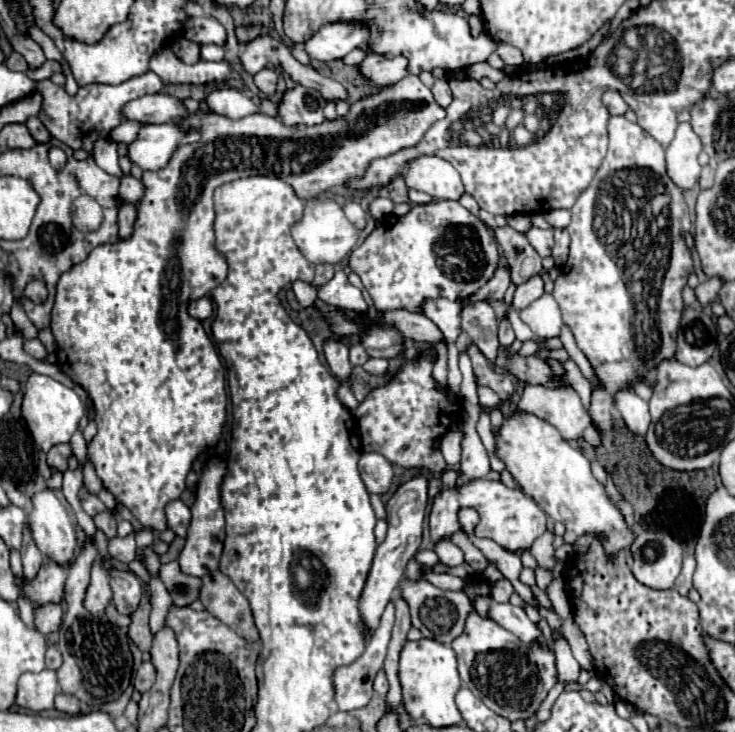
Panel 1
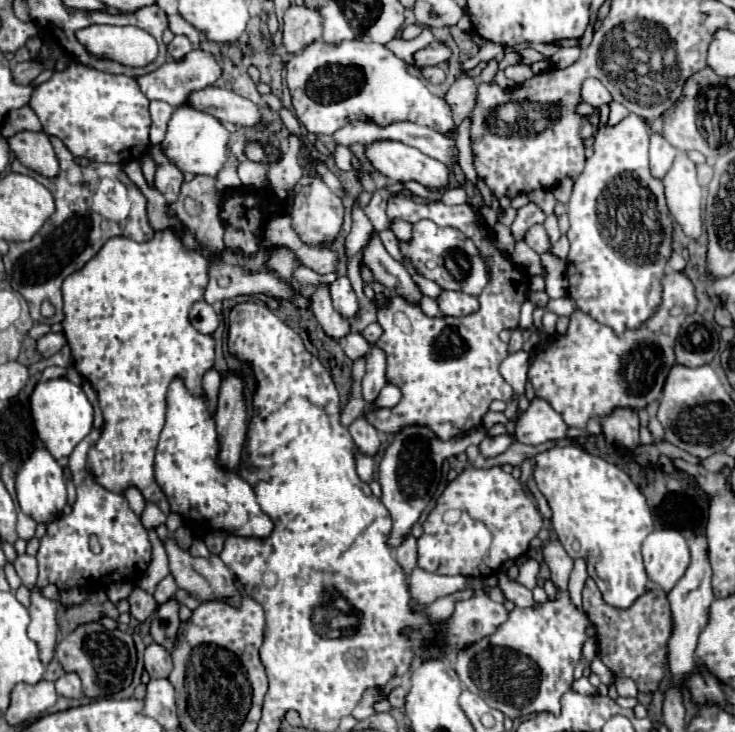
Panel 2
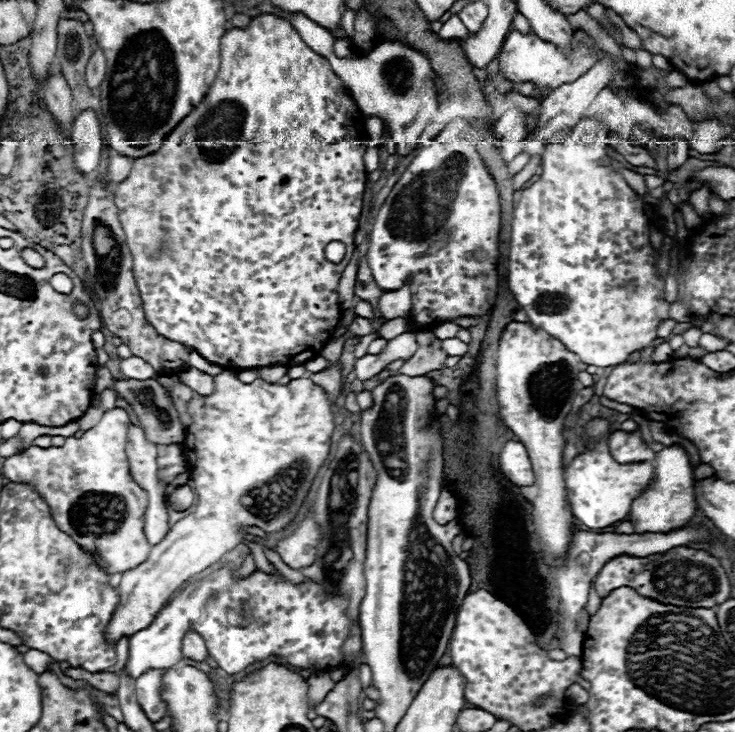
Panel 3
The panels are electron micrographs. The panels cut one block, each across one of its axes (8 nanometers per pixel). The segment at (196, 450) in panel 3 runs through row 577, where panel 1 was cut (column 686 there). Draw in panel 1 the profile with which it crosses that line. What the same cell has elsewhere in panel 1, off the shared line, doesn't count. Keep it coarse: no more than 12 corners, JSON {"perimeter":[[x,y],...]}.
{"perimeter":[[688,122],[666,148],[666,170],[682,192],[698,184],[702,142]]}

